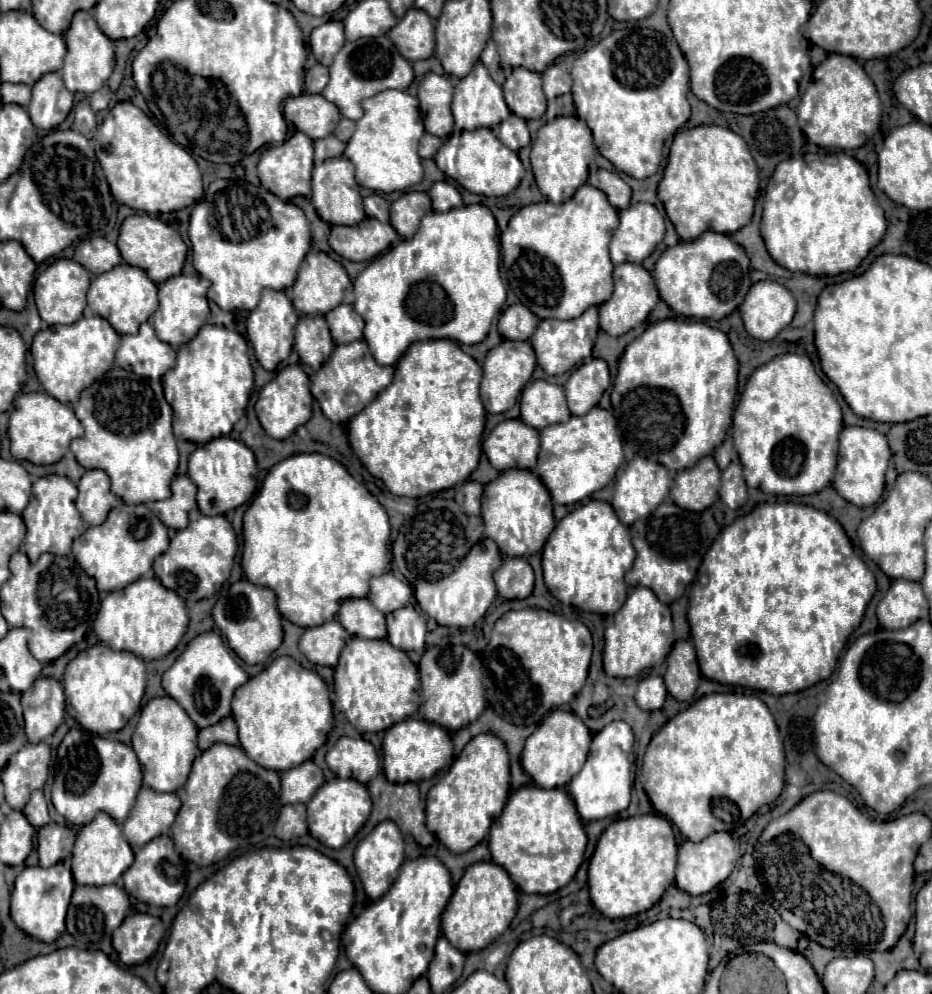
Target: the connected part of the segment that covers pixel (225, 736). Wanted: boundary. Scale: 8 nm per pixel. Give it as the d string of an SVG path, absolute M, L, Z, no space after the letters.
M223 717L219 723L199 729L199 749L205 751L213 743L227 743L227 745L239 745L237 739L237 727L231 717Z

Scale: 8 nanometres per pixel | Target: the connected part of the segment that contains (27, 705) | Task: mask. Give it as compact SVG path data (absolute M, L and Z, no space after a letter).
M39 677L21 693L25 733L31 743L39 743L55 733L65 717L65 693L57 679Z

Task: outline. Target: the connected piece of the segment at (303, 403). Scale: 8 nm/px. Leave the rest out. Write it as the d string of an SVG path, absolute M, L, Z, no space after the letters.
M289 365L283 371L279 371L259 393L259 399L255 403L257 417L273 439L287 439L299 425L307 423L311 417L311 405L313 397L309 391L309 377L299 365Z

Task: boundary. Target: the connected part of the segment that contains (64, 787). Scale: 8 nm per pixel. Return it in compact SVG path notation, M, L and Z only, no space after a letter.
M69 729L57 749L57 757L61 767L55 773L51 801L67 821L85 825L97 811L107 813L117 823L127 819L135 795L141 789L141 767L133 747L85 729Z

